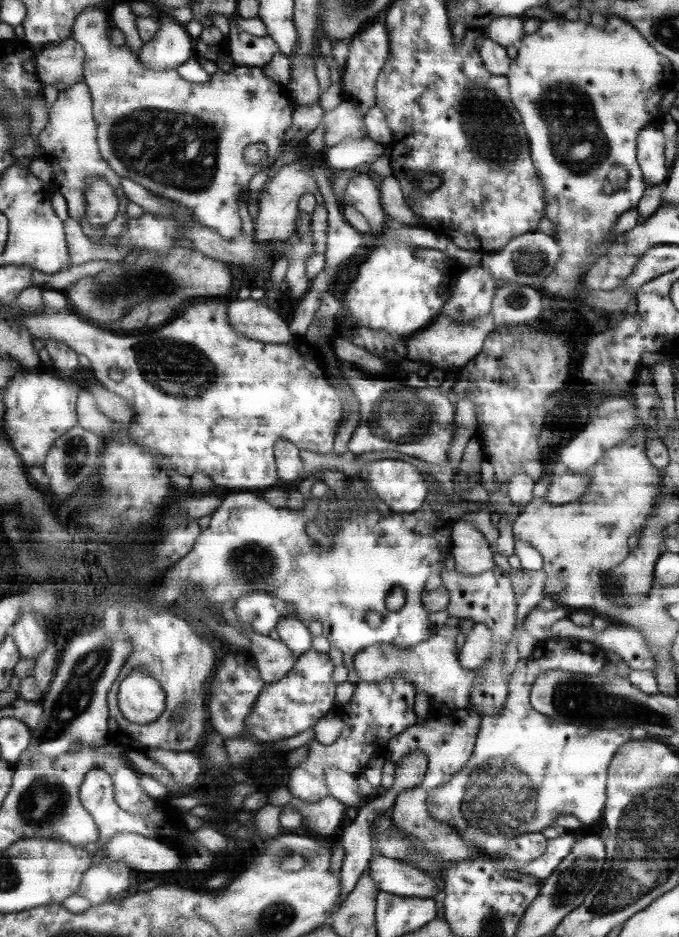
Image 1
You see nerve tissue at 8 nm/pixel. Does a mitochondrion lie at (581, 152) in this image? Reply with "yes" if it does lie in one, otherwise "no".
yes

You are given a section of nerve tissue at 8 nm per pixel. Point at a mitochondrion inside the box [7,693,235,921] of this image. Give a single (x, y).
(44, 803)

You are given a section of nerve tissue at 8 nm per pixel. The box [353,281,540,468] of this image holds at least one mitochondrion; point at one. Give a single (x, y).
(394, 419)

